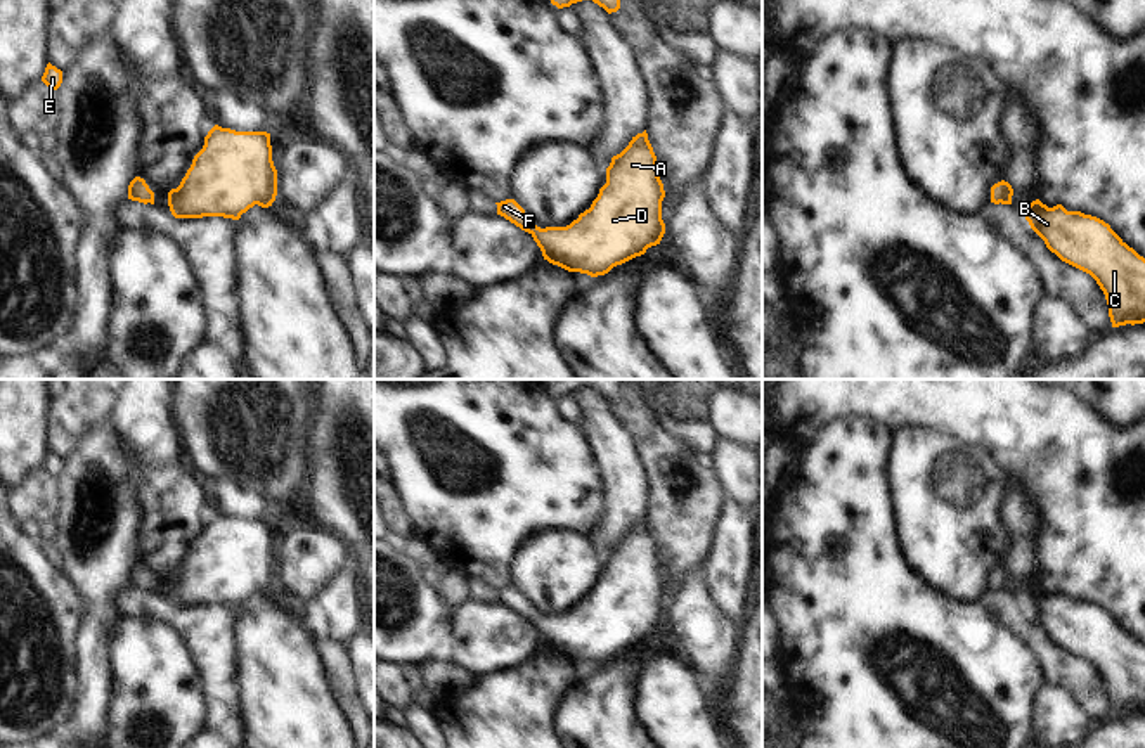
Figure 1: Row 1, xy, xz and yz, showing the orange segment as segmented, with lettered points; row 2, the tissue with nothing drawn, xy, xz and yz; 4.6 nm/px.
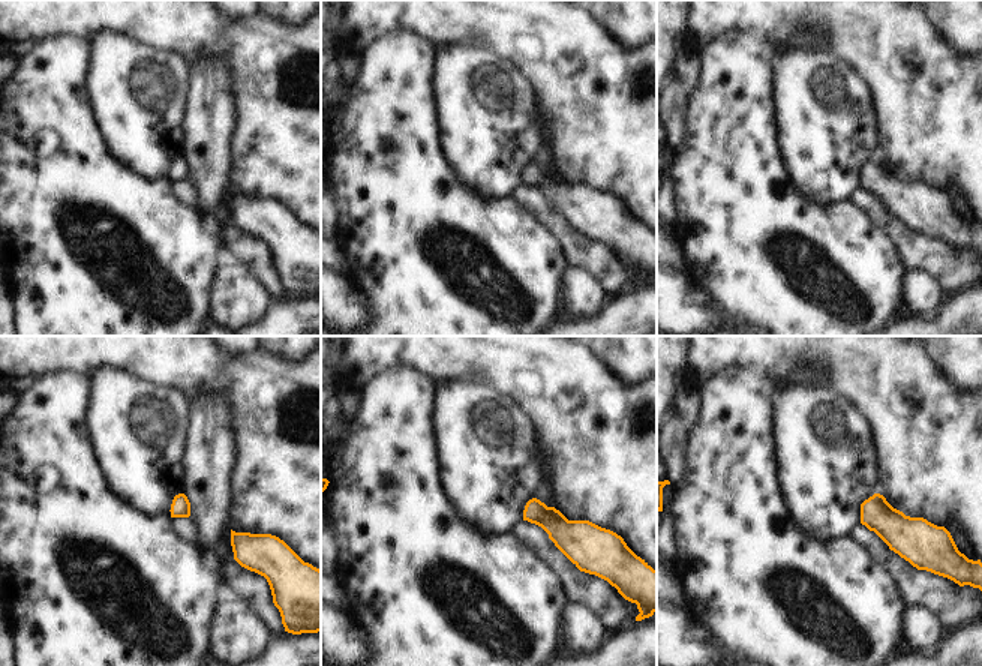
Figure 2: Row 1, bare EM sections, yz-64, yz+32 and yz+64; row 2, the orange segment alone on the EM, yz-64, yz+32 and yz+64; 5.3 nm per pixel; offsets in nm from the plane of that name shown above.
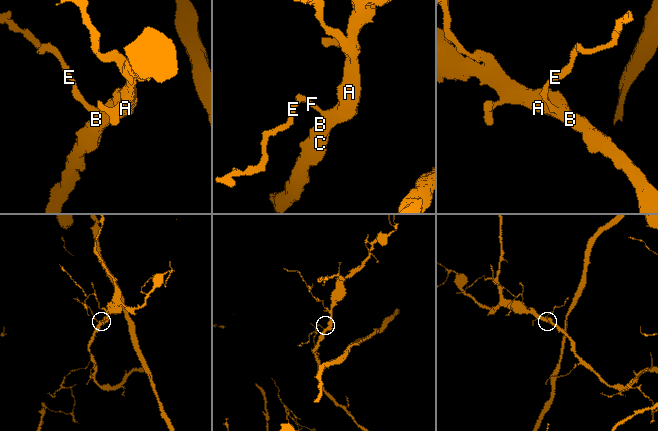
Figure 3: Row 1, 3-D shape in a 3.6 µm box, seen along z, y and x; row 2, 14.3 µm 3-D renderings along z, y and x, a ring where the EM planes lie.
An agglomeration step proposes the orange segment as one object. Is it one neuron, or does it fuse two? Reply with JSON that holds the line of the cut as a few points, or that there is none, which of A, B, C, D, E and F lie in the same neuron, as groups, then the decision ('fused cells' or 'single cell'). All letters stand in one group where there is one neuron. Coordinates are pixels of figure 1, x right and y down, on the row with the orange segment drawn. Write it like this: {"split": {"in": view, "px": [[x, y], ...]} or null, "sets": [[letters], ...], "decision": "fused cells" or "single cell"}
{"split": null, "sets": [["A", "B", "C", "D", "E", "F"]], "decision": "single cell"}

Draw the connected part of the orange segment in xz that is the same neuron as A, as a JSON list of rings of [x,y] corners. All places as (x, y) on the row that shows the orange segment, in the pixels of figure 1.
[[[644,130],[611,158],[606,184],[570,225],[540,229],[514,199],[495,204],[497,215],[534,237],[544,260],[598,277],[660,244],[663,197],[657,156]]]

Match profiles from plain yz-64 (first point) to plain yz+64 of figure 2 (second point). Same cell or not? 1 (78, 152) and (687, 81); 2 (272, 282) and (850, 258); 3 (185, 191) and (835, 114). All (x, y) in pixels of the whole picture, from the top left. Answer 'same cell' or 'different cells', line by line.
1: different cells
2: different cells
3: different cells

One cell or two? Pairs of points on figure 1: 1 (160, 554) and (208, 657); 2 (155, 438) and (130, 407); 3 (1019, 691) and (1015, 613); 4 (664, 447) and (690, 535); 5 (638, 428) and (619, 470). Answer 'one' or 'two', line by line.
1: two
2: one
3: two
4: one
5: two

